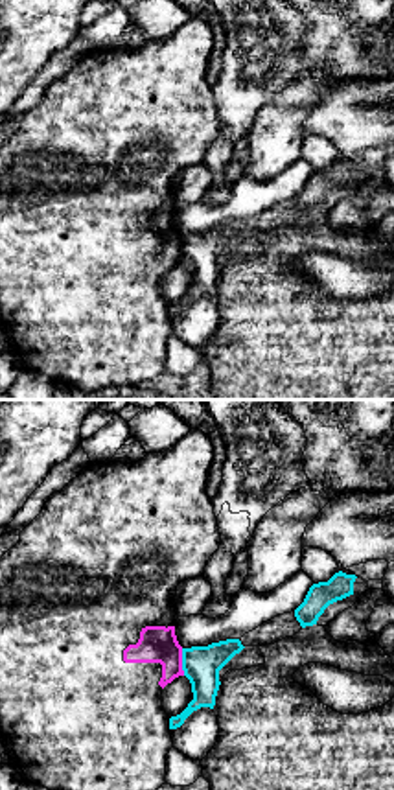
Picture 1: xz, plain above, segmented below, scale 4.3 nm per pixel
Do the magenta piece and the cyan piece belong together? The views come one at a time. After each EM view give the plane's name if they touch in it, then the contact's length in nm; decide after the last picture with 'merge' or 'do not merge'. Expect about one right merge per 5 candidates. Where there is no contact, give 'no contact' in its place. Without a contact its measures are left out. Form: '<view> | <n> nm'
xz | 120 nm

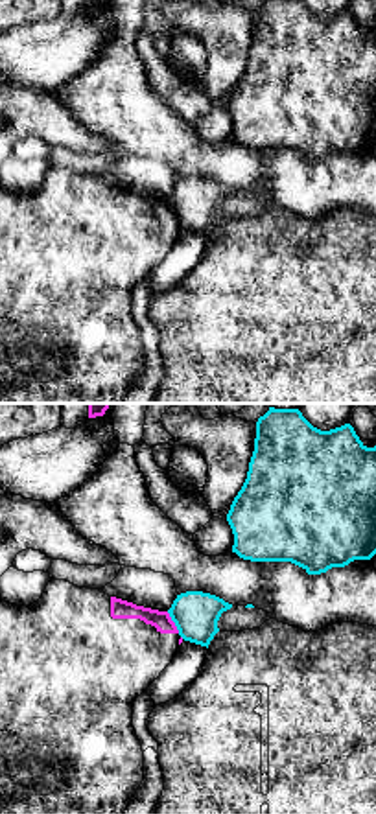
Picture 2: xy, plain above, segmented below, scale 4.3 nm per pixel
xy | 110 nm

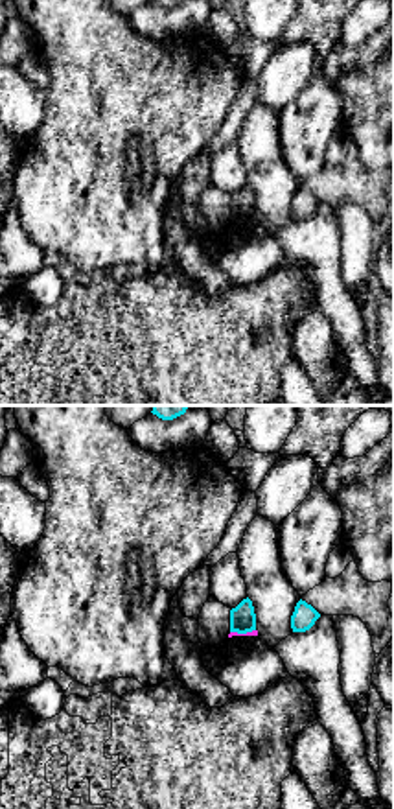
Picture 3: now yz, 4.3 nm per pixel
yz | 110 nm

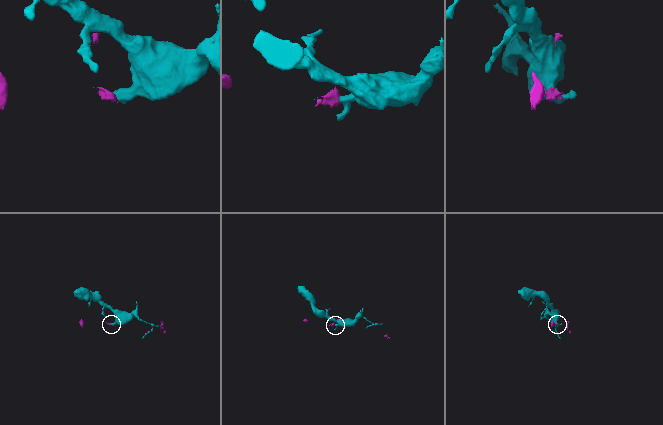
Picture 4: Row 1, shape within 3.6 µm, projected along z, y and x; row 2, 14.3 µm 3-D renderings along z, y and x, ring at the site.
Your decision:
do not merge

